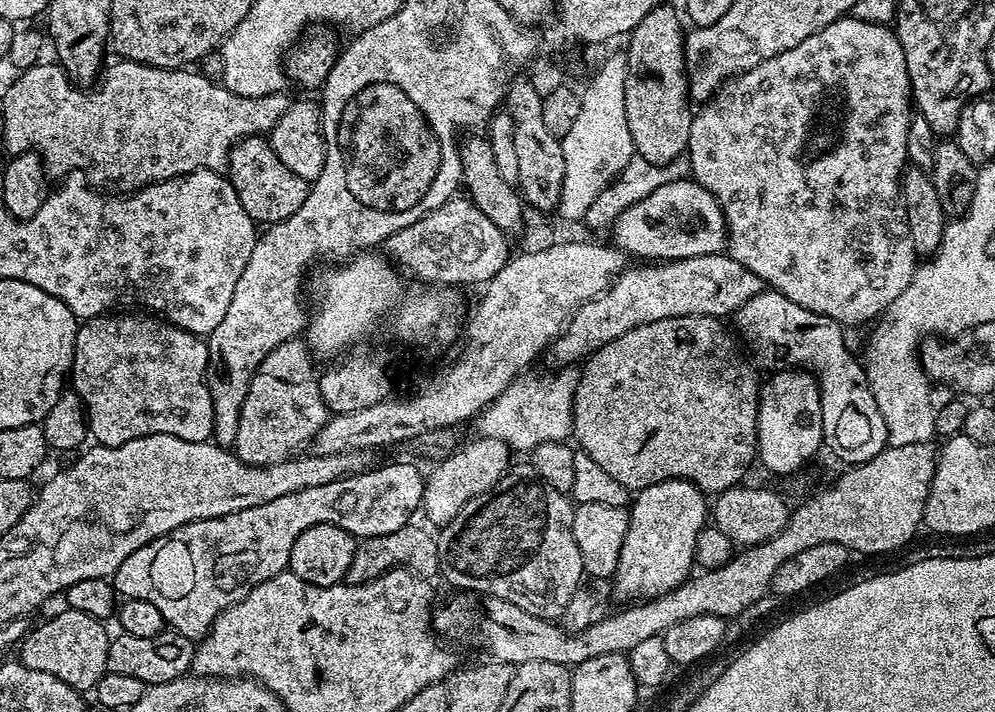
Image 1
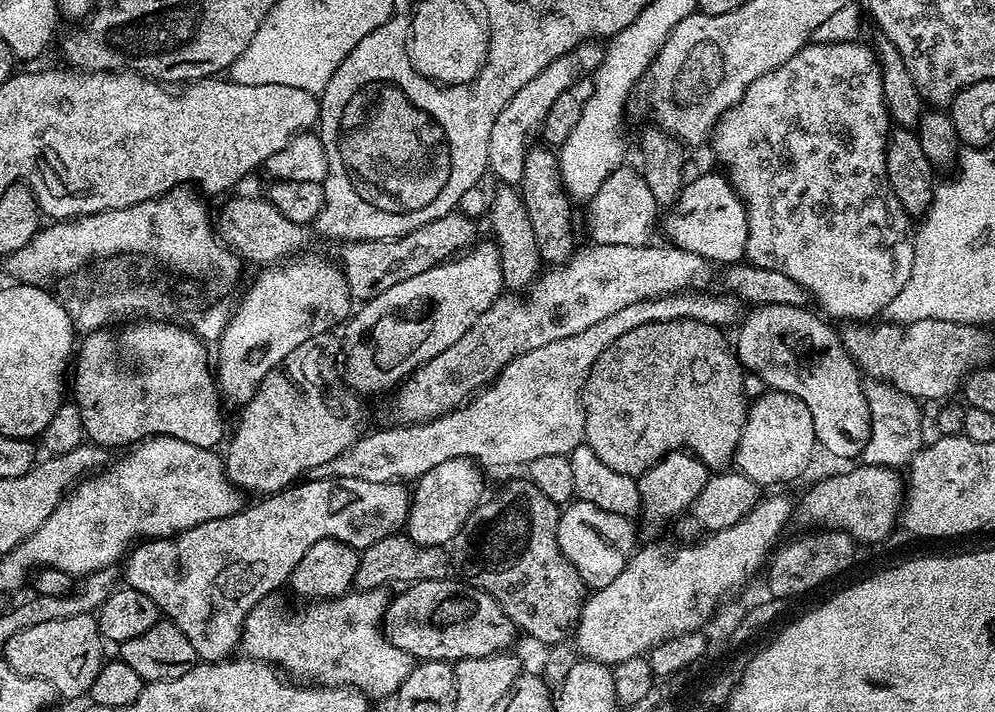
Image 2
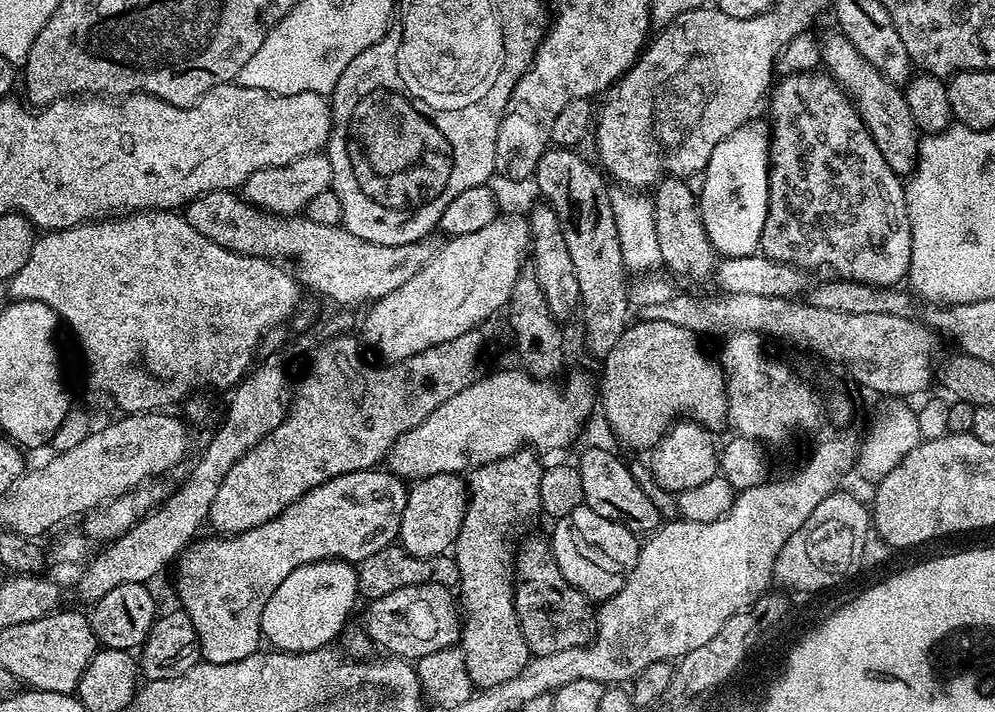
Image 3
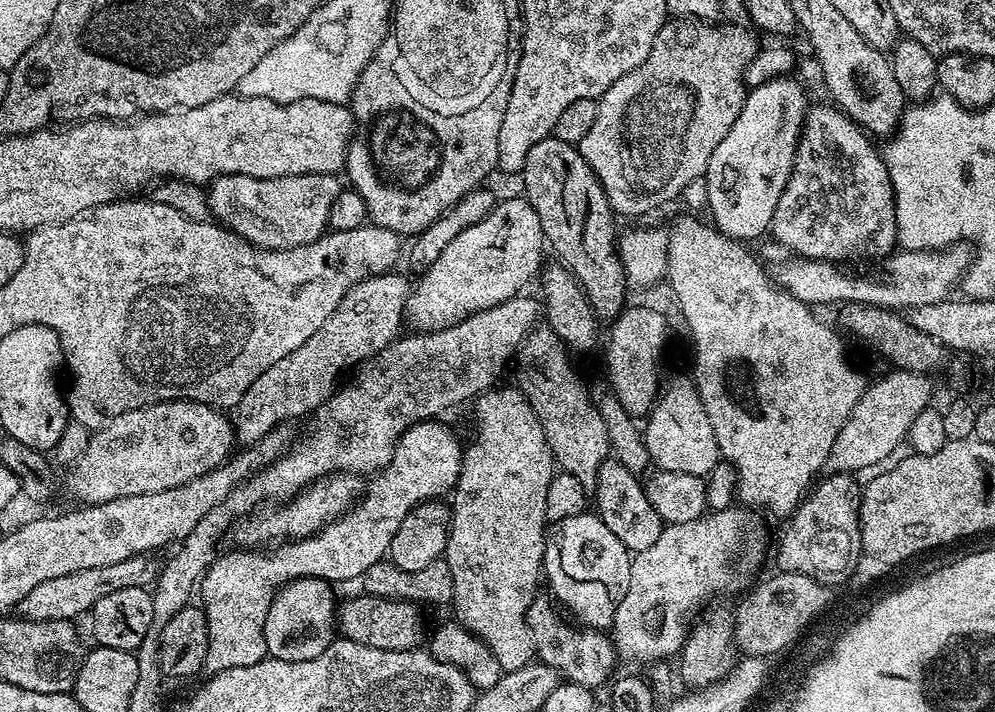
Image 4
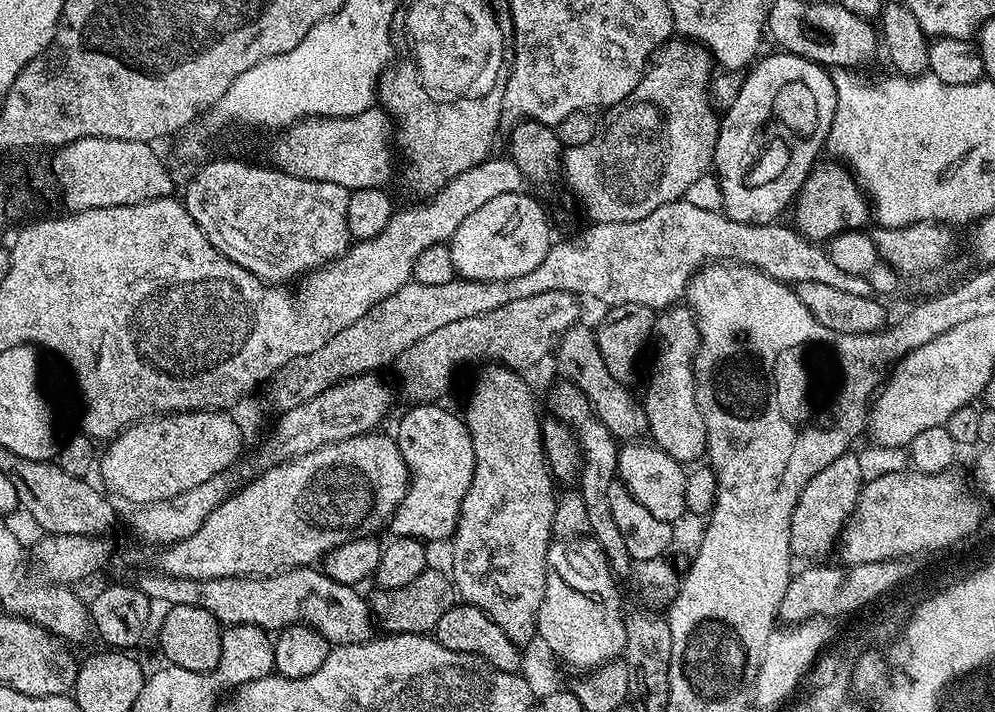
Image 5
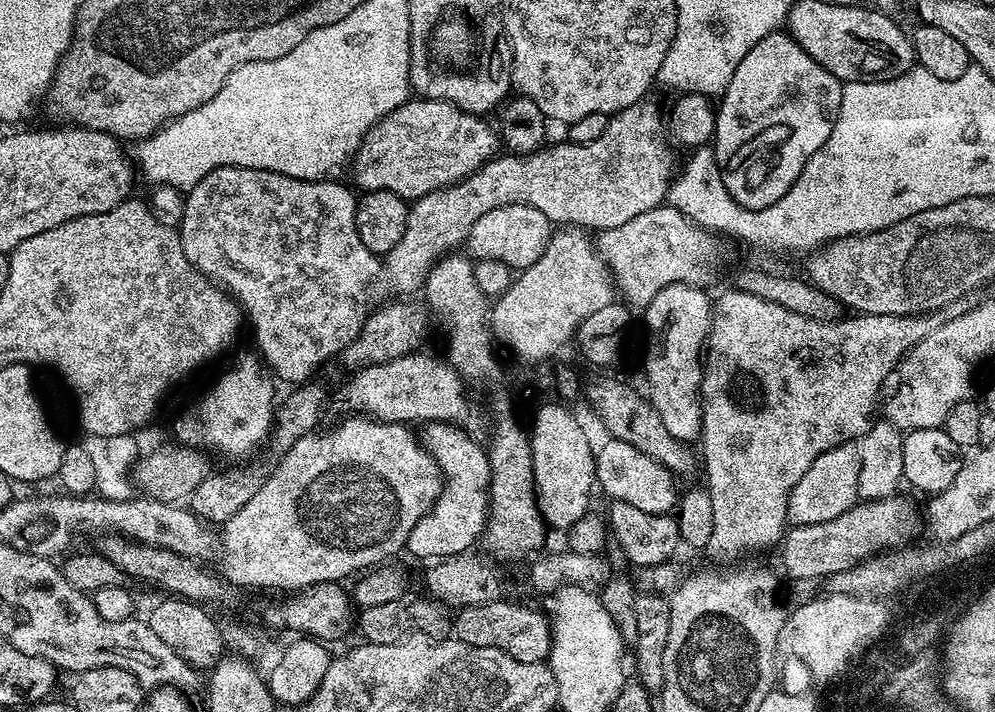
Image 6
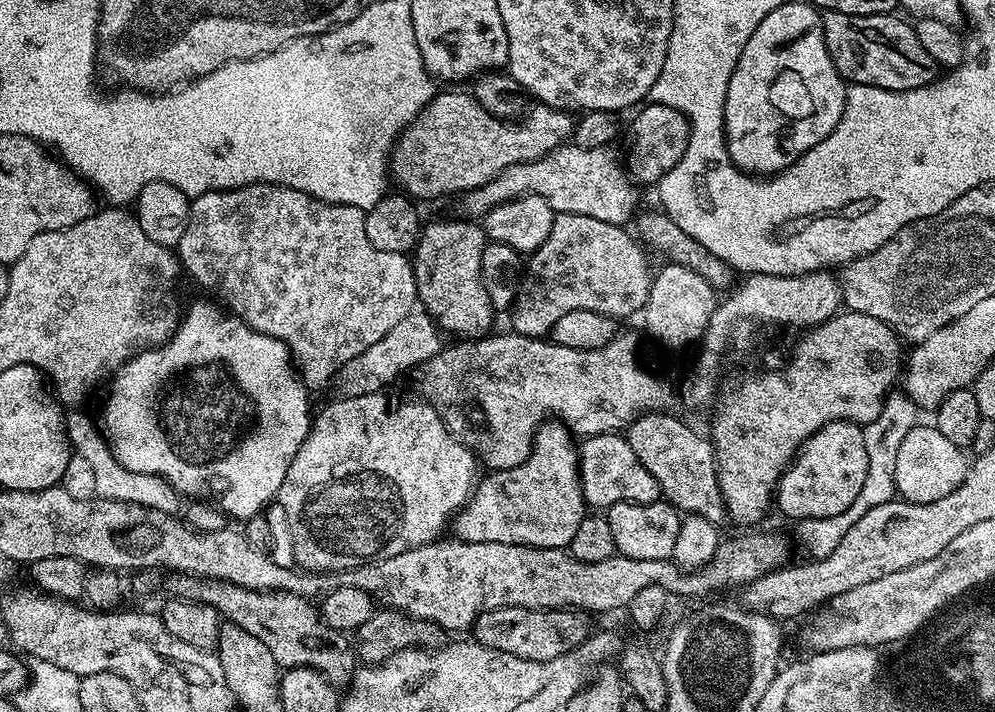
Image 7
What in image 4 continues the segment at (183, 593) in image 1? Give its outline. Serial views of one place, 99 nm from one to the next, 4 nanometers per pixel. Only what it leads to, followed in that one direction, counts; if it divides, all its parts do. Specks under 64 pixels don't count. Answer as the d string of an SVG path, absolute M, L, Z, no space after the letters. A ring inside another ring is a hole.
M423 420L407 428L391 462L371 477L372 484L370 480L363 499L316 535L281 542L267 550L235 550L213 559L198 585L198 600L200 596L208 623L205 673L254 666L254 662L266 659L266 614L281 586L300 576L318 576L329 582L359 581L374 562L387 557L390 542L410 510L421 502L432 502L451 493L460 477L464 448L459 438L440 423L444 422Z

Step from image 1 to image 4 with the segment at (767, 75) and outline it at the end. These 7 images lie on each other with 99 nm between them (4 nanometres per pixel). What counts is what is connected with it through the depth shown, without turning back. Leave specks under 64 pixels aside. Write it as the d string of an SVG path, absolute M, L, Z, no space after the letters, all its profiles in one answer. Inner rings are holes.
M809 107L804 117L792 176L778 198L778 210L774 210L771 239L806 260L891 257L898 244L896 199L883 155L863 128L838 108L827 107Z

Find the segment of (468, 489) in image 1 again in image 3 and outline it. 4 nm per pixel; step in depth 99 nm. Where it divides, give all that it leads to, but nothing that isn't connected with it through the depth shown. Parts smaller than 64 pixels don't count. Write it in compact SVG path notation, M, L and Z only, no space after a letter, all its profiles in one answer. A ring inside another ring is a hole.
M439 472L425 480L415 481L408 488L406 506L402 510L399 547L405 548L414 558L445 555L455 545L467 505L466 484L459 475Z

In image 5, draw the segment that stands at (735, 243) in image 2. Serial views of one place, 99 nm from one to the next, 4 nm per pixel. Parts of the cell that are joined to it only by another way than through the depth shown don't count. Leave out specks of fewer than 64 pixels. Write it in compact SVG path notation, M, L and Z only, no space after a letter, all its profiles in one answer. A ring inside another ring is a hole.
M783 50L773 53L761 60L759 57L747 69L738 98L723 113L716 139L714 176L720 186L722 211L739 224L770 224L779 221L787 208L789 211L800 187L821 159L820 151L825 151L834 122L836 91L829 69Z

